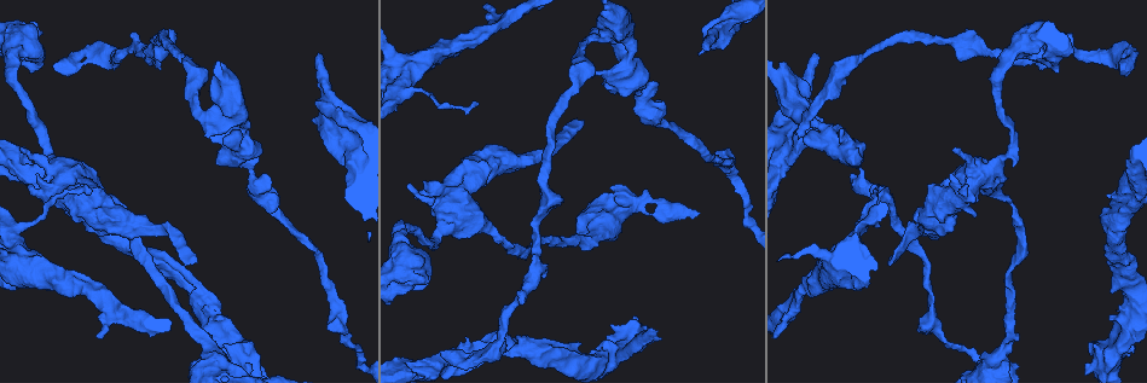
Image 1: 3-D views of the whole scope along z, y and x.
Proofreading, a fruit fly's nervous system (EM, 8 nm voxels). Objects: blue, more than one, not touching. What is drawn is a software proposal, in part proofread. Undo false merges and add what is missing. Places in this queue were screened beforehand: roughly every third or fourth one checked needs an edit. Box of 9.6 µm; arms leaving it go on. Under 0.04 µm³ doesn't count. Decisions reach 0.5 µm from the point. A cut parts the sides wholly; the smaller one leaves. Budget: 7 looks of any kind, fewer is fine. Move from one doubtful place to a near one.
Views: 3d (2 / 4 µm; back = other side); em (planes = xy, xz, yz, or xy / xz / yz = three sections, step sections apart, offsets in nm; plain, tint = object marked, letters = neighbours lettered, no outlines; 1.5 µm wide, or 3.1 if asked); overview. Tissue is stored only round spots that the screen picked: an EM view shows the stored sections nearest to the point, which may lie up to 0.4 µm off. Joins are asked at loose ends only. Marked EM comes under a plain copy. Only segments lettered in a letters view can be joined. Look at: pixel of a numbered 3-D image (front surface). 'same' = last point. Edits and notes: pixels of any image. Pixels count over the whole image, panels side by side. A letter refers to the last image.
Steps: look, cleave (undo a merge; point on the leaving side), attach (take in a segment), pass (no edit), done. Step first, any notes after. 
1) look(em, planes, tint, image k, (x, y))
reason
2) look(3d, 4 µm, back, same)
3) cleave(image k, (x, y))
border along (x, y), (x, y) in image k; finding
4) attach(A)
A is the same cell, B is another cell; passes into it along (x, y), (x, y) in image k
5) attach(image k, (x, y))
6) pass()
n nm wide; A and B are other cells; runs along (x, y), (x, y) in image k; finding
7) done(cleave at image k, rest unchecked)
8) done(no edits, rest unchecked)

look(em, yz, step 8, letters, image 1, (800, 148))
thick end

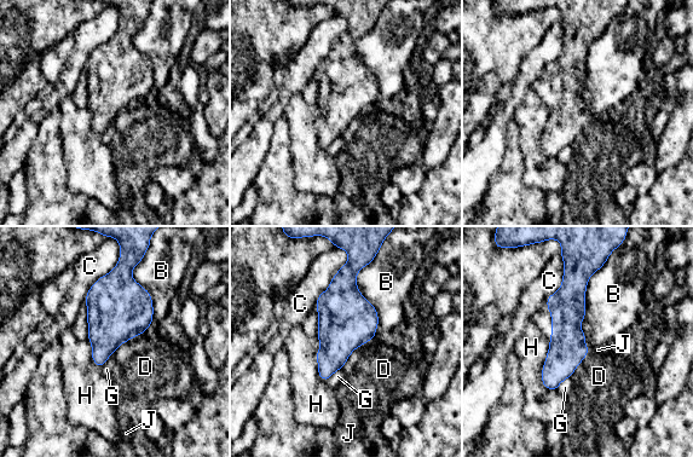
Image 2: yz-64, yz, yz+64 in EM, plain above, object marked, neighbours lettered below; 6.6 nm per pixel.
look(em, planes, letters, same)

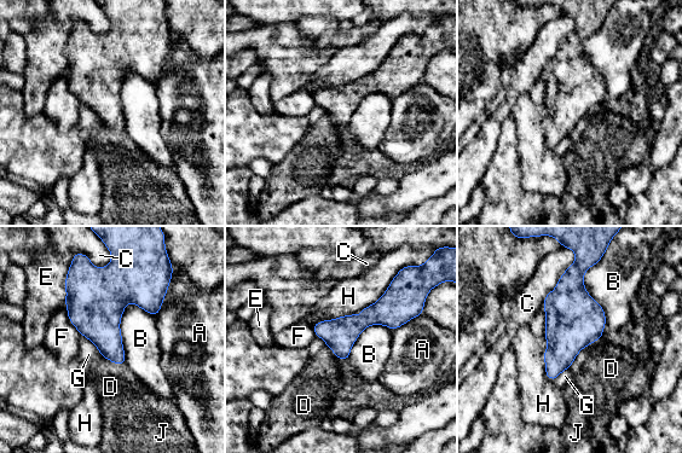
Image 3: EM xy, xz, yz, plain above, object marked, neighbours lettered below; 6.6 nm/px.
pass()
B touches over 400 nm; A, B, C, D, E, F, G, H and J are other cells; no lettered segment goes on from it

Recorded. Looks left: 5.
look(em, planes, letters, image 1, (207, 134))
free end

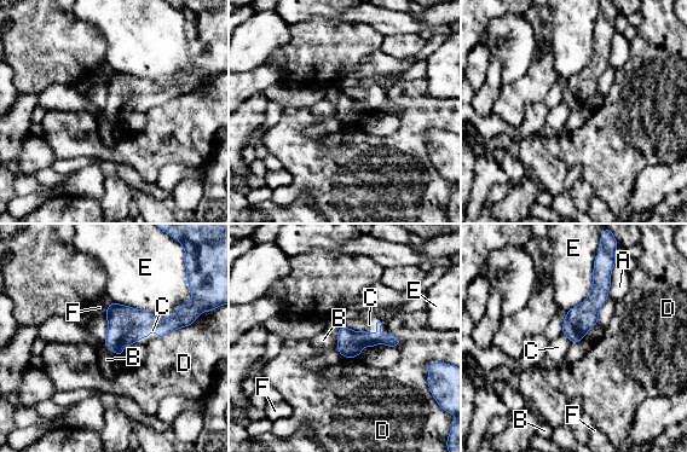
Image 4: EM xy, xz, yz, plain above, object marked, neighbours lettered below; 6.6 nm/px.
attach(C)
170 nm wide; C is the same cell, A, B, D, E and F are other cells; passes into it along (350, 343), (376, 334), (358, 324) in image 4; it goes on there

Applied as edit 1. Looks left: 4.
done(attach at image 4, rest unchecked)

